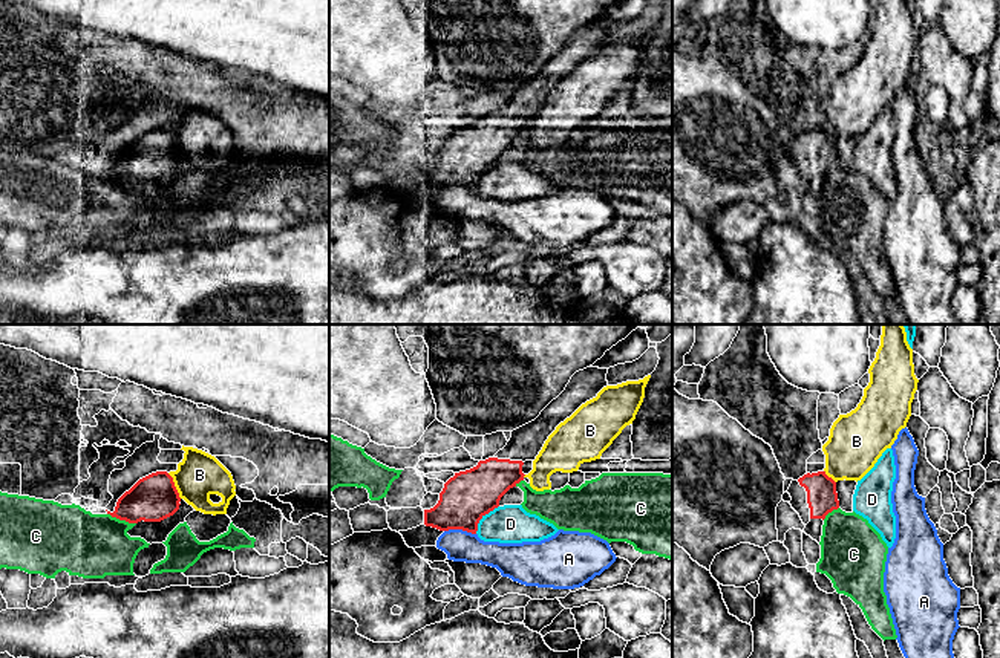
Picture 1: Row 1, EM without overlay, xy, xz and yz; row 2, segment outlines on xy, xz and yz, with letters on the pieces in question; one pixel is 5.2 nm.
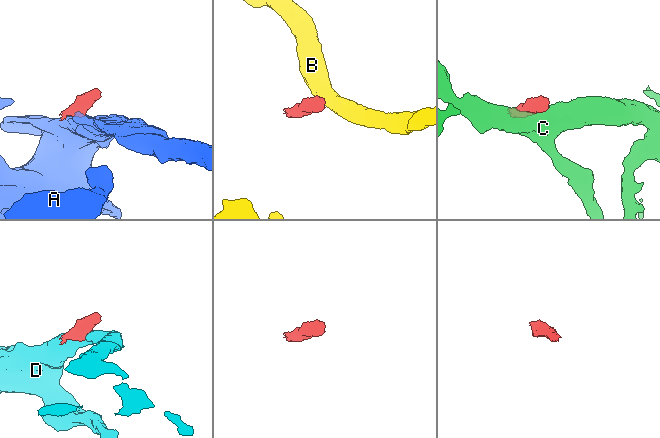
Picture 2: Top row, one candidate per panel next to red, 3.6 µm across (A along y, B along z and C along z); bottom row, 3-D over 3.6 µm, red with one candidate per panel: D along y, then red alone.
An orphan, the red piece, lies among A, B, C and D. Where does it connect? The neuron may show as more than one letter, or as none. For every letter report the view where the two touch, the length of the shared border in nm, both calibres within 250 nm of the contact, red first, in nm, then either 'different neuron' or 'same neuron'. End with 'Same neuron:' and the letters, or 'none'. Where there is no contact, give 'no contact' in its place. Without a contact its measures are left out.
A: xz | 170 nm | 260/160 nm | different neuron
B: xy | 150 nm | 240/240 nm | different neuron
C: xy | 160 nm | 240/340 nm | different neuron
D: xz | 200 nm | 260/200 nm | different neuron
Same neuron: none

